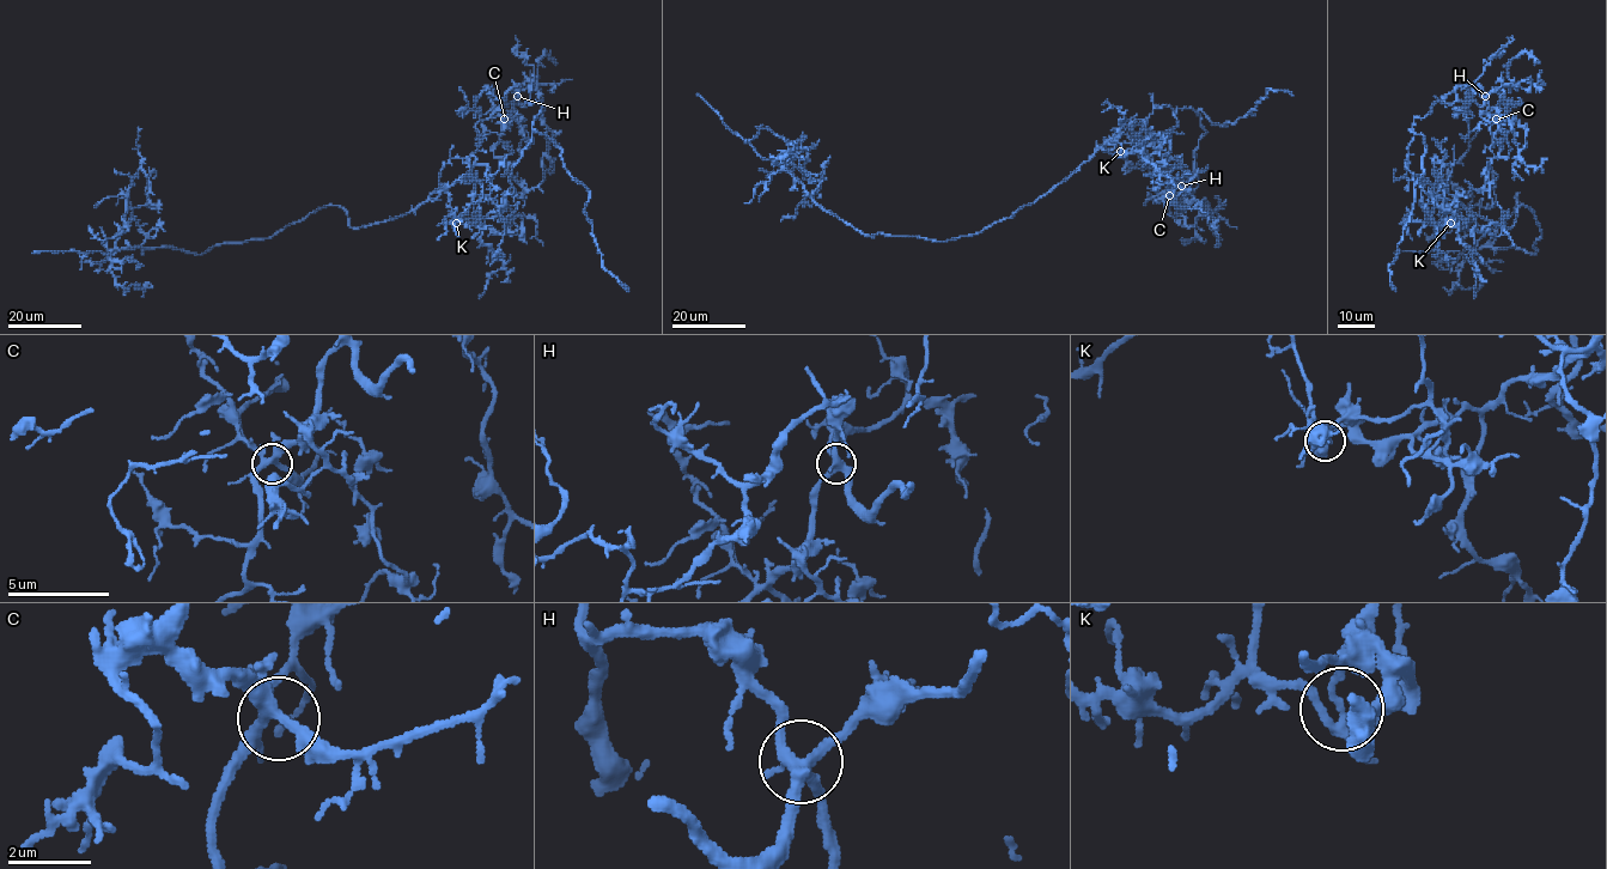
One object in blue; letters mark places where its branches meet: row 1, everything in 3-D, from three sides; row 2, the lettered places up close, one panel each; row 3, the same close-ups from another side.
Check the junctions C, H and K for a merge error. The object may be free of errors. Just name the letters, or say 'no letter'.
K

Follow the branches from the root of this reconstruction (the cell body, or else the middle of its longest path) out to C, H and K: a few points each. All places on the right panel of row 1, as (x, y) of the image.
C: (1469, 211), (1444, 189), (1446, 222), (1456, 217), (1414, 181), (1413, 119), (1437, 102), (1485, 98), (1496, 119)
H: (1469, 211), (1444, 189), (1442, 219), (1456, 217), (1414, 181), (1407, 146), (1413, 119), (1435, 103), (1485, 96)
K: (1469, 211), (1444, 189), (1442, 219), (1450, 223)

